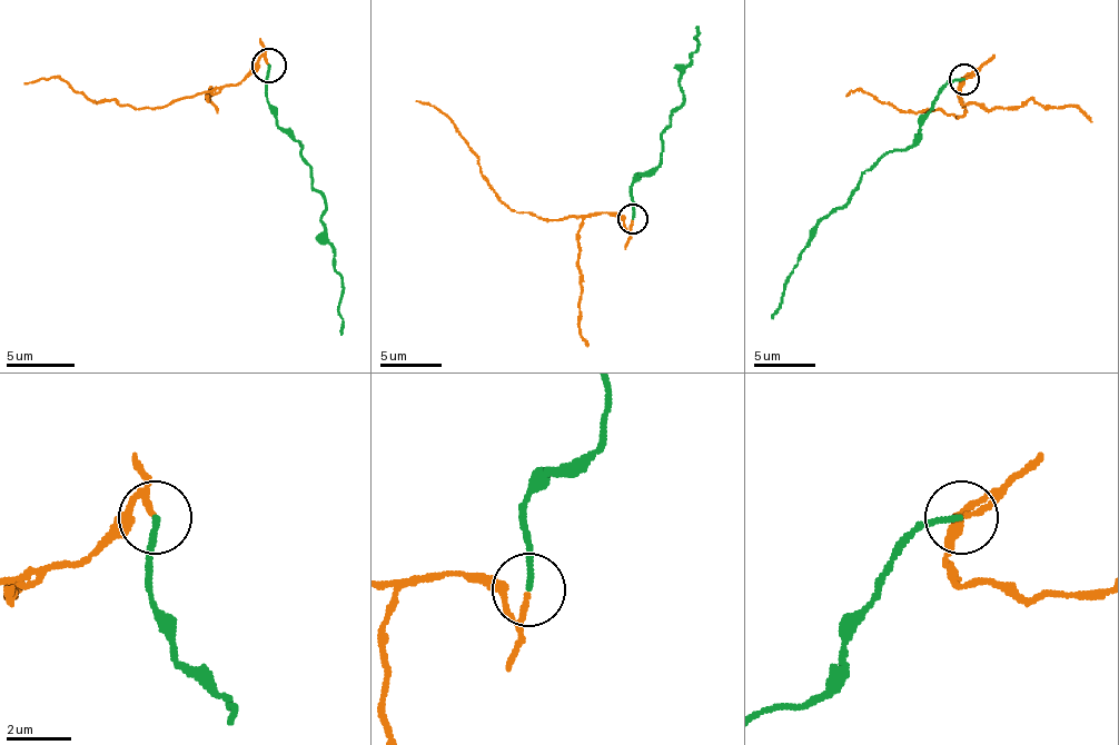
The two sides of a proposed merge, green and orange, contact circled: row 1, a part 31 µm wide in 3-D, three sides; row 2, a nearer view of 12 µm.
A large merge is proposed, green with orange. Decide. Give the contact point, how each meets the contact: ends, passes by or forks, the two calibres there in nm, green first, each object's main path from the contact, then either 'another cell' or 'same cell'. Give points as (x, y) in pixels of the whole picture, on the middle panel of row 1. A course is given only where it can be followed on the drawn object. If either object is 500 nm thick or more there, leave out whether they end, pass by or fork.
(633, 218) | green ends | orange ends | 170/150 nm | green via (633, 219), (631, 189), (661, 161), (661, 140), (670, 116), (682, 103), (682, 72), (697, 48), (697, 27) | orange via (633, 219), (627, 228), (606, 214), (542, 219), (512, 210), (484, 177), (478, 155), (444, 116), (417, 100) | another cell

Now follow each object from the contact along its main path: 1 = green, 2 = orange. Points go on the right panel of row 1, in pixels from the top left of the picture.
1: (964, 80), (952, 80), (943, 89), (907, 150), (885, 152), (849, 198), (818, 222), (772, 317)
2: (964, 80), (973, 70), (959, 95), (964, 113), (956, 116), (922, 110), (900, 113), (861, 89), (845, 95)

